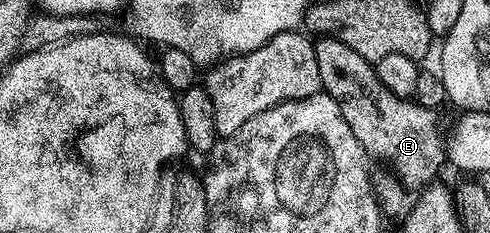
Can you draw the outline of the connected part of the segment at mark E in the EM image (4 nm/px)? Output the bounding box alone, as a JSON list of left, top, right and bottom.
[314,37,445,217]

